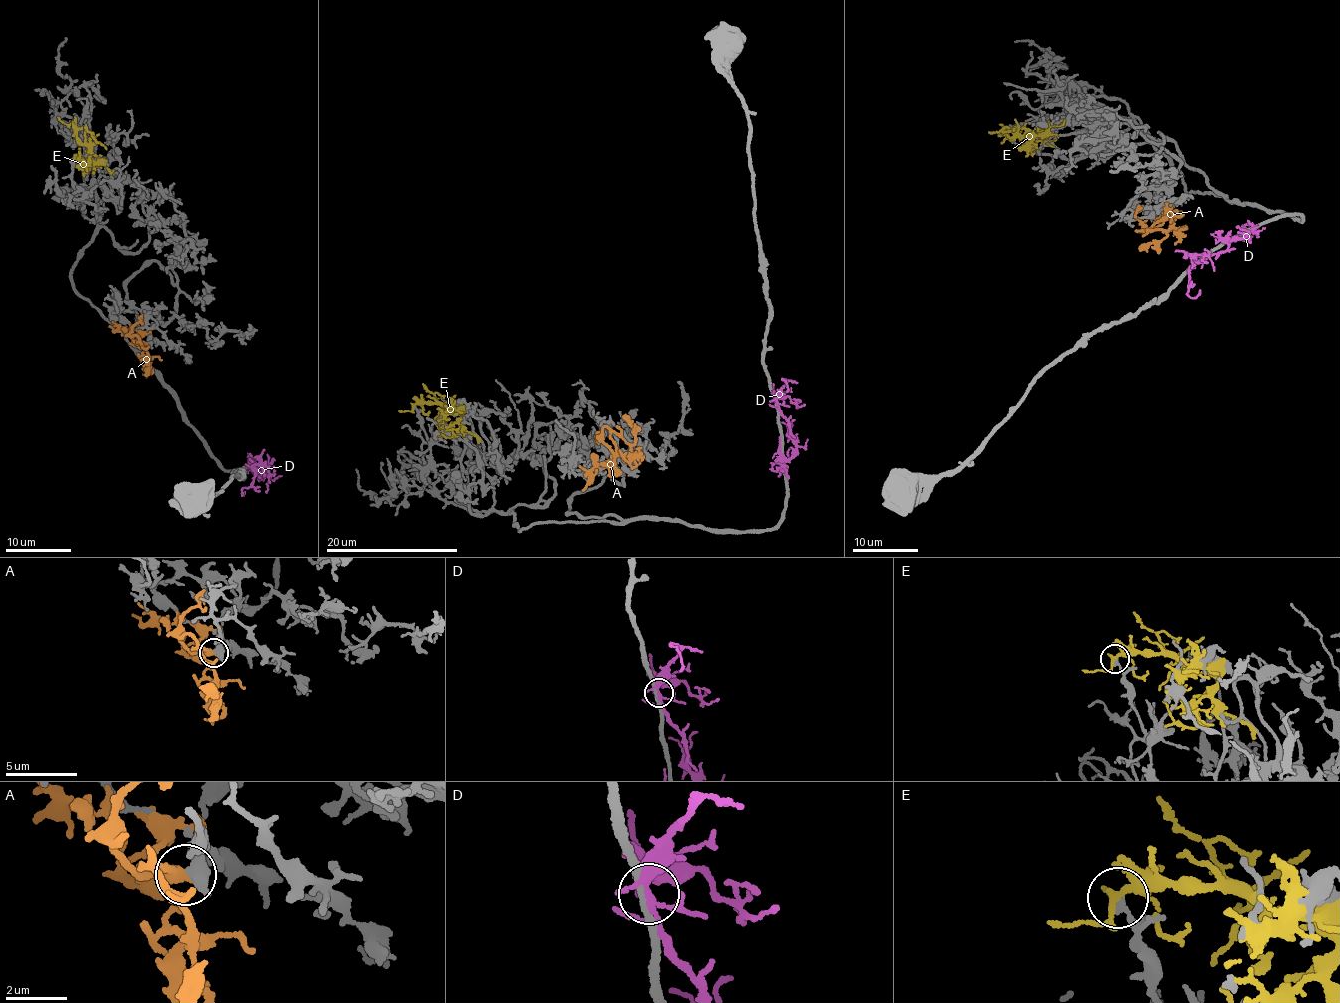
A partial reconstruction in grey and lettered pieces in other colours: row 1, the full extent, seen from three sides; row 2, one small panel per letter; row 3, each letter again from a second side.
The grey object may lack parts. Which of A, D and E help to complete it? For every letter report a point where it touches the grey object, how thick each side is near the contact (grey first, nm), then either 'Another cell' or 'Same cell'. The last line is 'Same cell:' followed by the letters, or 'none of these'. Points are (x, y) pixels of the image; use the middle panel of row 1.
A: Touches grey at (620, 455). Thickness 480 nm (grey) against 280 nm. Another cell
D: Touches grey at (777, 401). Thickness 300 nm (grey) against 280 nm. Another cell
E: Touches grey at (414, 405). Thickness 200 nm (grey) against 200 nm. Another cell
Same cell: none of these

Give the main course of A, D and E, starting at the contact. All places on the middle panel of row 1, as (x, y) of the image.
A: (620, 454), (611, 434), (619, 435), (633, 444), (635, 441), (631, 424), (622, 416)
D: (776, 402), (788, 421), (794, 445), (788, 459), (781, 460), (788, 478)
E: (414, 405), (419, 401), (434, 402), (461, 413), (461, 418), (452, 425), (451, 436), (447, 437), (436, 425)

